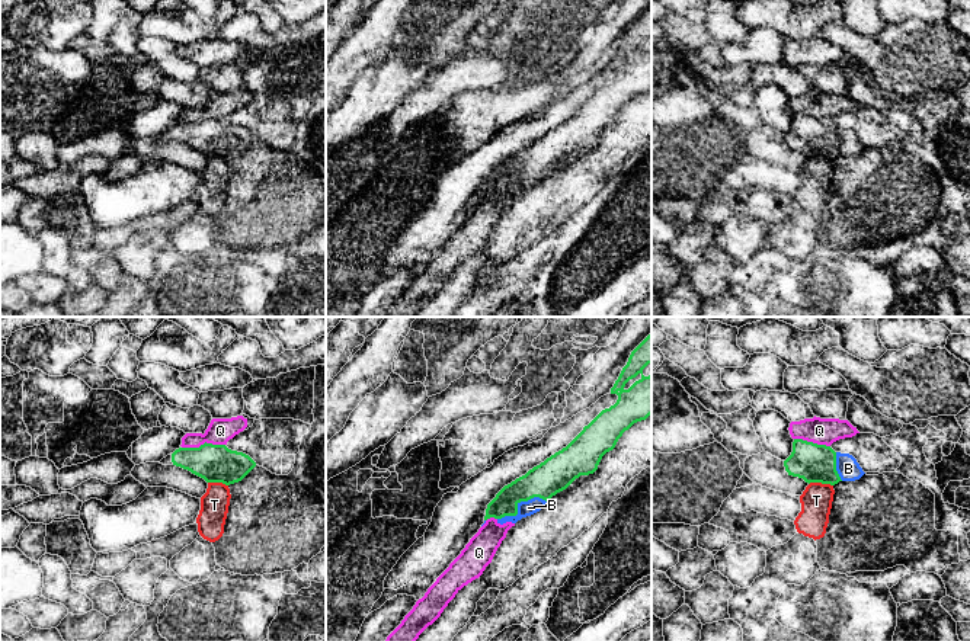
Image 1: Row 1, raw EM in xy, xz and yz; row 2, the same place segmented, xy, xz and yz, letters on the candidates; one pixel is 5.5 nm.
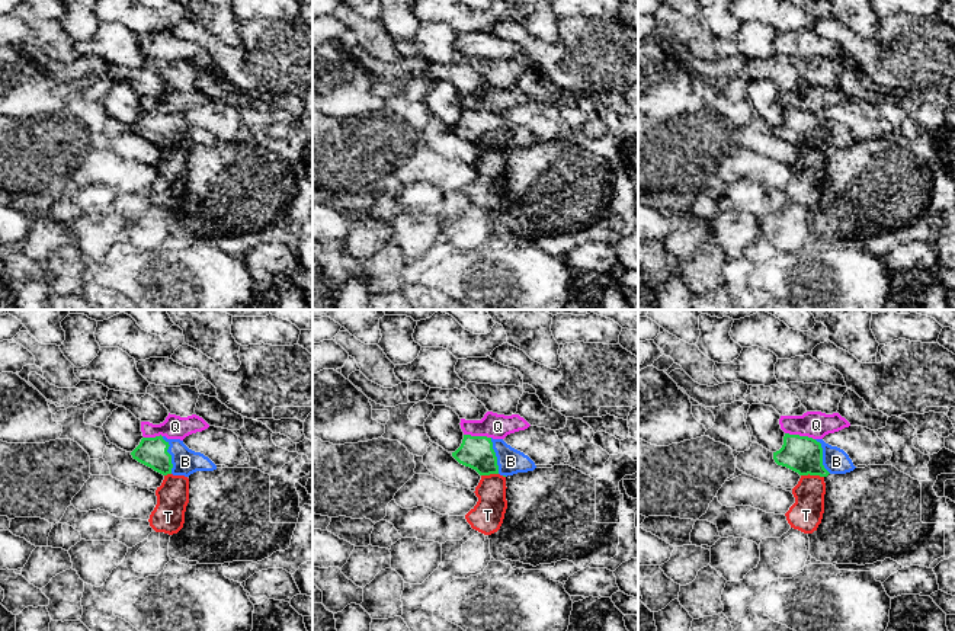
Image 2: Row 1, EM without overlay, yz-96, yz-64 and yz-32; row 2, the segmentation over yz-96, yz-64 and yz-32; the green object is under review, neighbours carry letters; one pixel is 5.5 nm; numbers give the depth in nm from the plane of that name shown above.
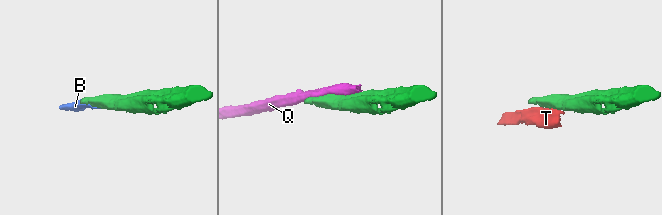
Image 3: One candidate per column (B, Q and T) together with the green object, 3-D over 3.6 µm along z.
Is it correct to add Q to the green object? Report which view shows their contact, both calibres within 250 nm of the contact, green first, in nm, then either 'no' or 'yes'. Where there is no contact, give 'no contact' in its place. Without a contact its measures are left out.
xy | 200/140 nm | no

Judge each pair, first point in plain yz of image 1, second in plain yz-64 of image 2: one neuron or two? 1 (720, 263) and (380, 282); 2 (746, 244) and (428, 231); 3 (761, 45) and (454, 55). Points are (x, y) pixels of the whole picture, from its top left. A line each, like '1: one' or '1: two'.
1: one
2: one
3: one

